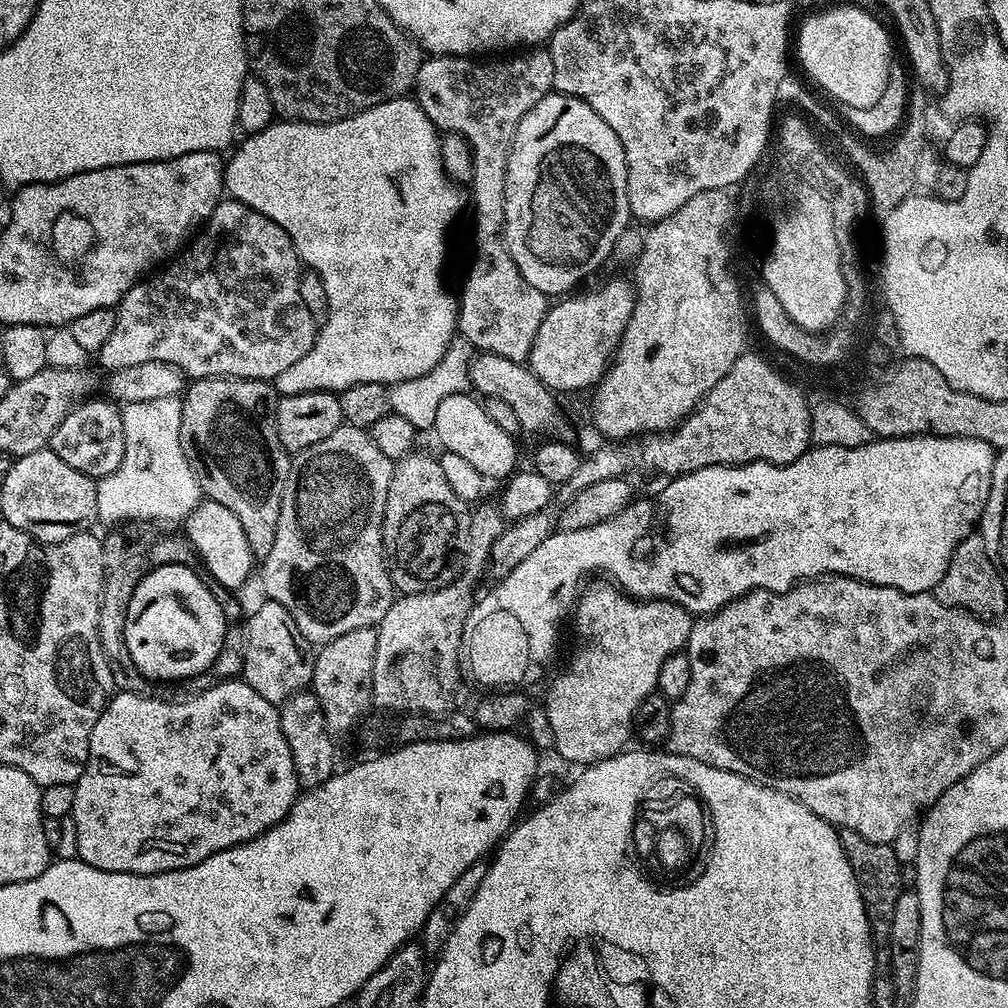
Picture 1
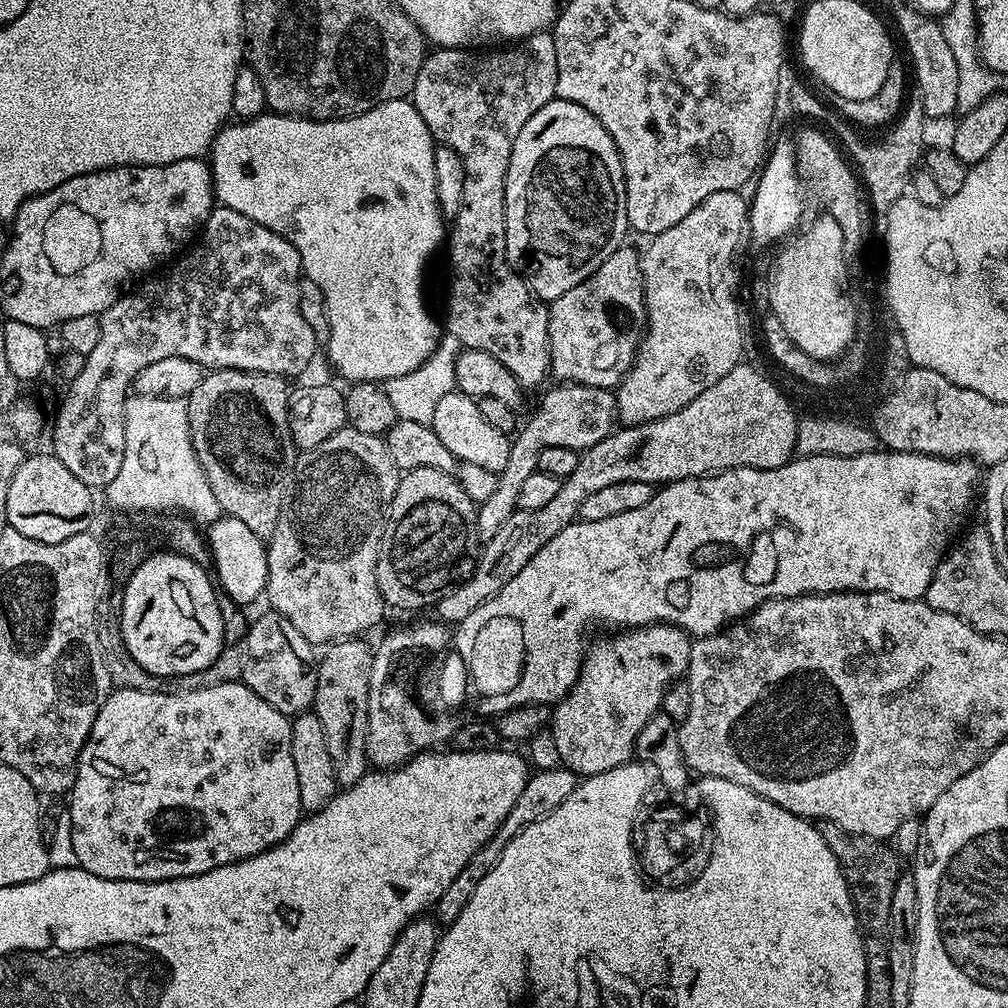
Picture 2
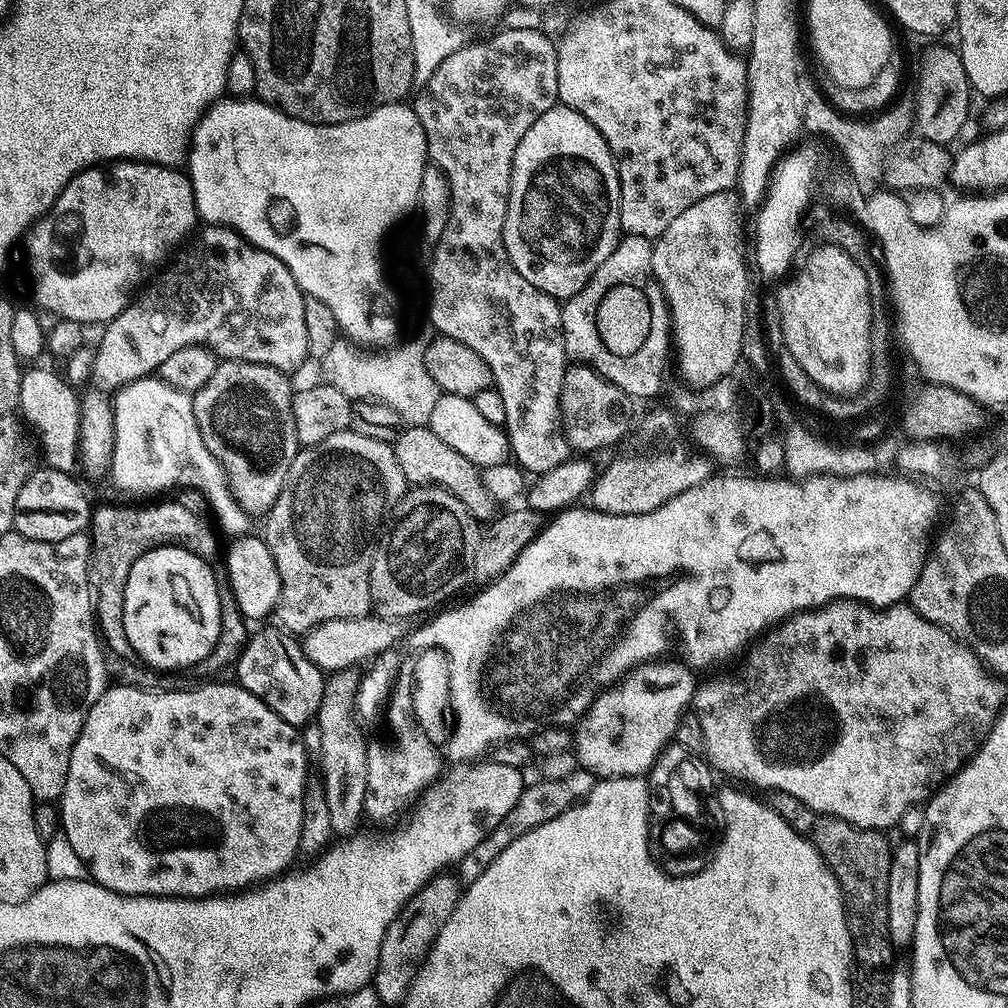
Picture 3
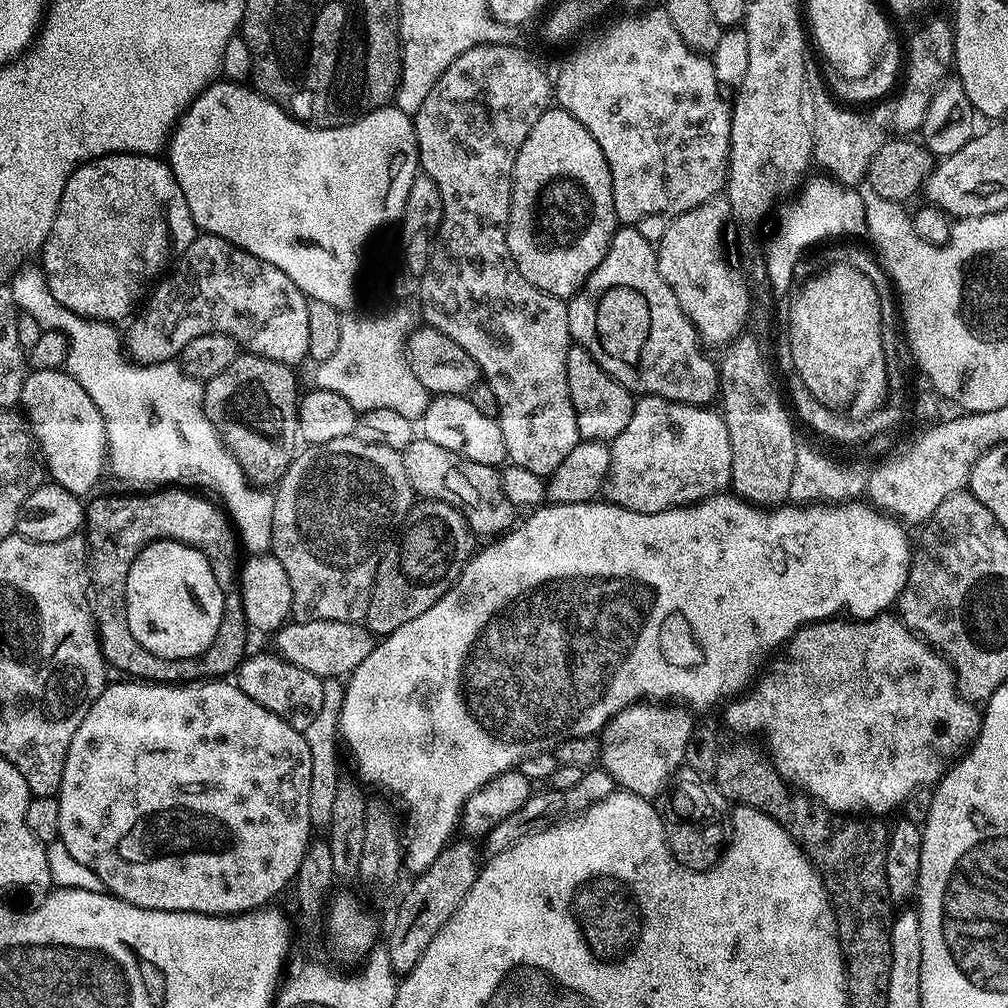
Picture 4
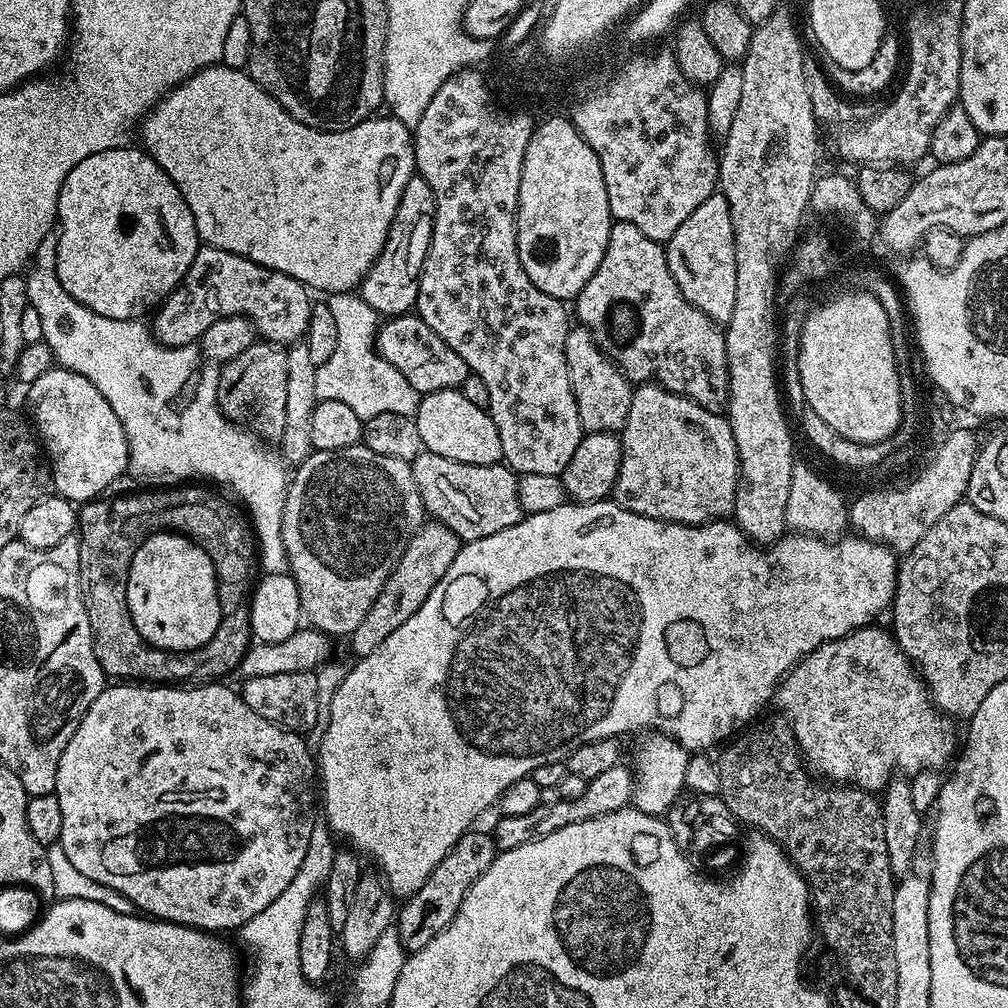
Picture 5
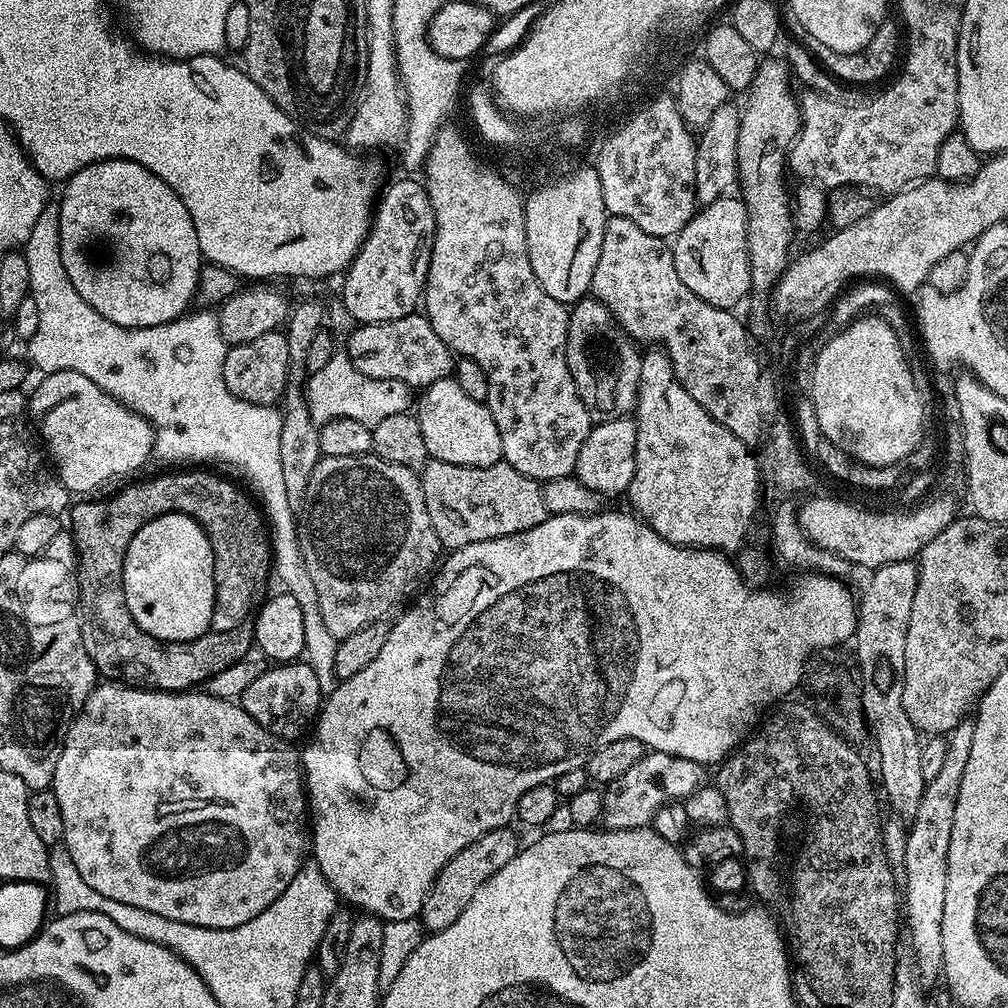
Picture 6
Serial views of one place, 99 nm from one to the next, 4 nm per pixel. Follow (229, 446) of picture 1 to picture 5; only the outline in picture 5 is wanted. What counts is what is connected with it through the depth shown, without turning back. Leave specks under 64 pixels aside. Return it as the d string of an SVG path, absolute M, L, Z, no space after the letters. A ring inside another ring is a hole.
M254 342L238 358L227 360L219 373L216 401L220 413L261 441L278 442L286 419L287 351L279 344Z

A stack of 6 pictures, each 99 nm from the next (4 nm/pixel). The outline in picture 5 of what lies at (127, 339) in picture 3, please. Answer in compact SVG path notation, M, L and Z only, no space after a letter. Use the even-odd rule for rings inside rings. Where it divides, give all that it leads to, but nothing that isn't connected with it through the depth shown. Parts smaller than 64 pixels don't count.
M204 244L198 250L198 254L194 254L194 262L190 262L190 270L186 270L180 285L165 298L159 308L155 309L150 327L159 344L164 344L168 348L177 348L183 344L196 344L200 335L222 318L245 316L256 329L257 337L263 338L269 344L291 346L303 341L304 331L308 328L310 310L314 303L313 297L310 298L308 295L310 295L309 289L299 284L293 276L287 276L284 272L275 272L274 269L262 266L250 258L230 254L230 250L218 250L214 246Z

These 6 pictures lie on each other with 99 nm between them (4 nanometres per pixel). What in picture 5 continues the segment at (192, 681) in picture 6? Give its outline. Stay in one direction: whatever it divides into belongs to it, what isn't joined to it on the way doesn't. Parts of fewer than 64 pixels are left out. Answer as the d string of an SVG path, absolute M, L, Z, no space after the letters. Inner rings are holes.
M244 606L233 613L223 614L214 638L189 652L167 652L165 648L156 648L146 642L136 628L128 628L128 672L124 672L120 680L151 682L156 686L172 686L177 682L216 682L239 669L242 658L253 643L248 608Z

